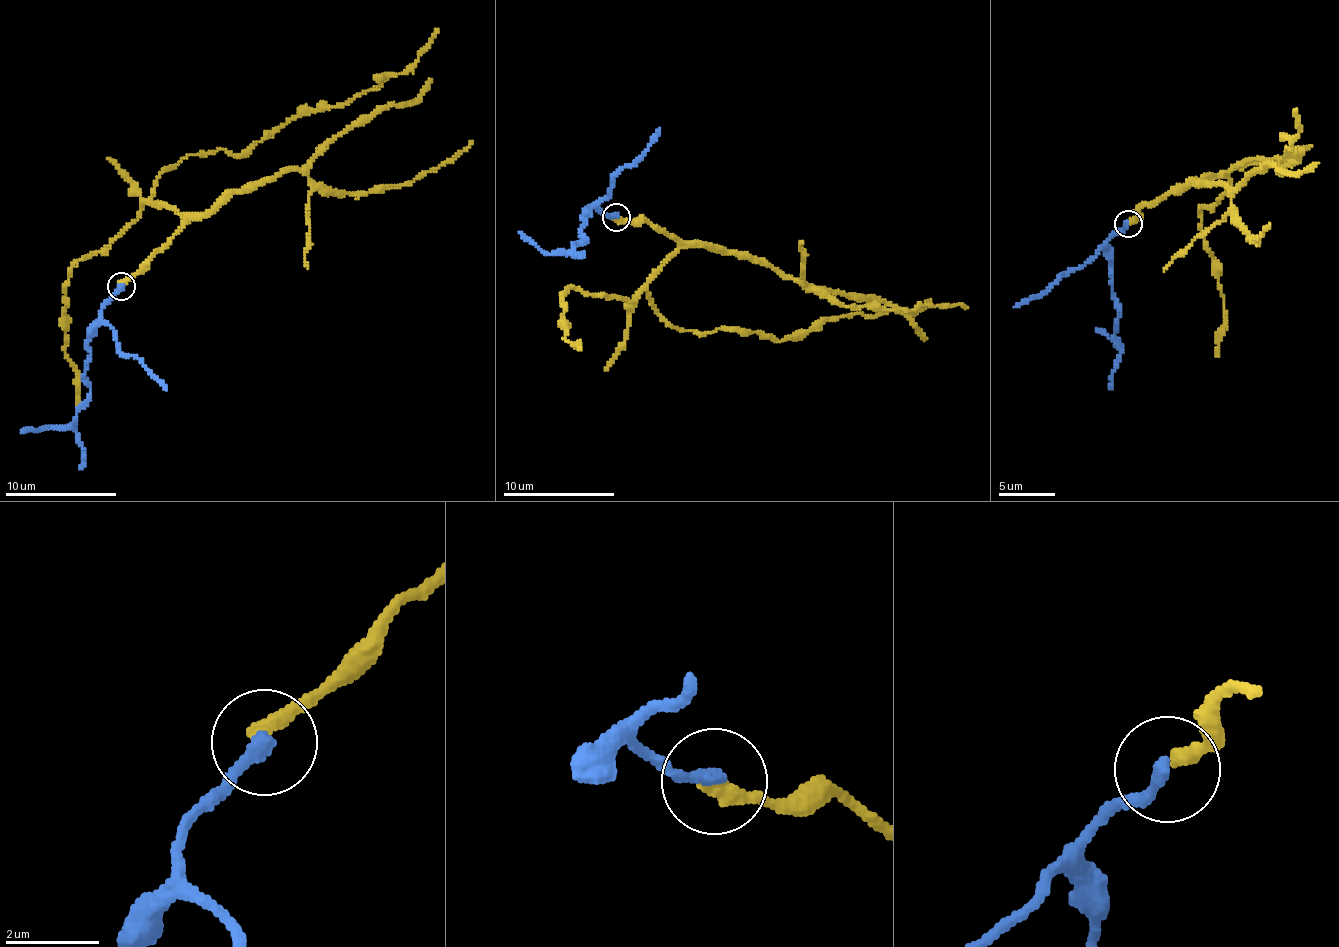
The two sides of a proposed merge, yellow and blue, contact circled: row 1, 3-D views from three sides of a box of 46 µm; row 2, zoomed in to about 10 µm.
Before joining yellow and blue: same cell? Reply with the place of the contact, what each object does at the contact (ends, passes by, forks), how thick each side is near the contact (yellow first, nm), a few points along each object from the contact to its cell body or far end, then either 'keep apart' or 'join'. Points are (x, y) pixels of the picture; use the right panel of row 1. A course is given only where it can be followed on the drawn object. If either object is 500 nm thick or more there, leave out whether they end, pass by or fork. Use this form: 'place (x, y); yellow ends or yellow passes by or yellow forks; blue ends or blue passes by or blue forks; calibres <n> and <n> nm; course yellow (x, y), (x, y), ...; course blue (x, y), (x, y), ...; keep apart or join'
place (1128, 224); yellow ends; blue ends; calibres 340 and 280 nm; course yellow (1130, 224), (1136, 211), (1190, 182), (1278, 156), (1279, 173), (1300, 161), (1285, 155), (1298, 133), (1293, 109); course blue (1127, 224), (1107, 242), (1118, 325), (1114, 341), (1120, 345), (1119, 338), (1096, 328); join

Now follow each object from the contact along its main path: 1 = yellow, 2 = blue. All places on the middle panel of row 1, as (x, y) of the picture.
1: (615, 219), (643, 218), (678, 242), (647, 289), (685, 330), (782, 341), (930, 299)
2: (615, 216), (594, 205), (583, 216), (582, 235), (588, 243), (572, 247), (566, 254), (544, 254), (519, 232)

